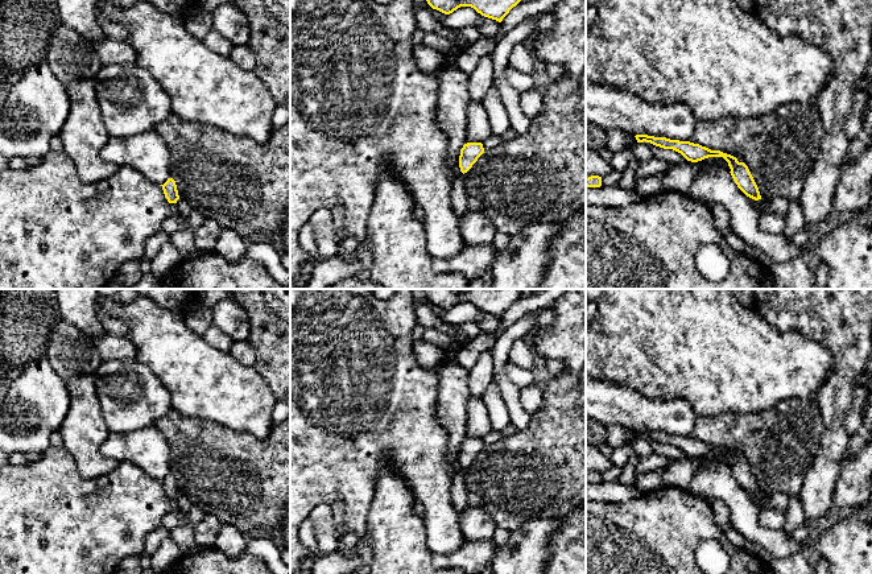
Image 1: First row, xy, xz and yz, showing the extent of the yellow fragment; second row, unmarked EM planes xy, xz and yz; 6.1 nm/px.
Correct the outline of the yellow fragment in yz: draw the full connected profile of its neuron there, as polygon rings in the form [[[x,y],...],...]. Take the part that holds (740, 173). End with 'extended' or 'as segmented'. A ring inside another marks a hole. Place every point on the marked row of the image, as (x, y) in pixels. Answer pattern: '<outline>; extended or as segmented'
[[[636,135],[637,143],[650,143],[664,149],[673,149],[681,153],[687,161],[698,162],[708,157],[723,157],[731,169],[731,175],[737,187],[749,198],[759,201],[761,199],[759,187],[744,162],[739,162],[736,157],[723,153],[720,150],[711,150],[699,144],[690,141],[670,140],[666,137],[654,137],[648,135]]]; as segmented

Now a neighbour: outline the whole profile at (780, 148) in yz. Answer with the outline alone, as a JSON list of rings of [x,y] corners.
[[[789,103],[760,117],[730,116],[716,121],[698,121],[689,141],[741,157],[763,199],[781,197],[799,202],[801,187],[819,156],[822,137],[823,123],[817,103]]]

